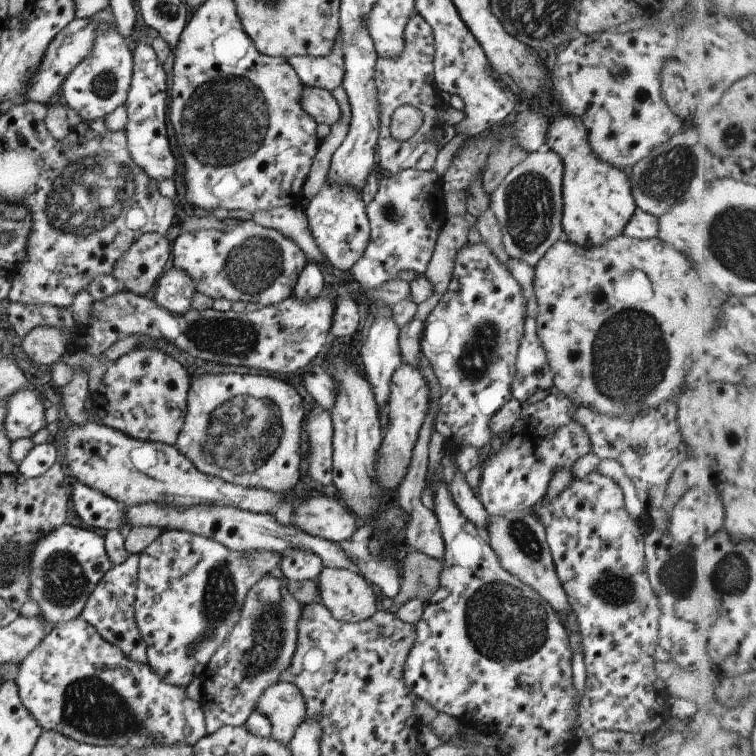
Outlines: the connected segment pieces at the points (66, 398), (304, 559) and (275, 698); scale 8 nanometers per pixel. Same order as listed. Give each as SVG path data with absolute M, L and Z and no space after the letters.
M76 368L72 380L58 388L58 394L61 396L60 407L65 410L71 422L82 424L82 426L92 418L84 410L84 402L90 393L88 384L88 372L84 368Z
M286 546L286 548L288 550L281 554L278 574L288 581L314 580L318 578L324 564L322 564L321 558L316 552L294 548L294 546Z
M287 682L273 684L258 698L256 710L270 720L272 740L282 742L290 750L290 740L306 717L306 705L300 690Z

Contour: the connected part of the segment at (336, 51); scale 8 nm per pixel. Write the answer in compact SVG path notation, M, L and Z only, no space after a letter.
M340 34L334 46L326 56L297 55L287 61L296 68L296 74L302 84L310 87L323 88L333 91L342 87L344 82L344 64L342 52L342 38Z

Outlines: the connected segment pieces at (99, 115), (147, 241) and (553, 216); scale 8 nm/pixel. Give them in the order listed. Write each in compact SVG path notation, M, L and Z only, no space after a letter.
M102 24L96 32L92 52L66 76L62 84L62 100L66 101L67 107L78 110L84 121L102 120L127 99L133 73L133 55L124 40L118 30Z
M146 232L122 252L111 275L123 282L127 292L146 296L169 267L171 252L172 245L166 235Z
M547 147L540 148L514 166L489 196L489 208L500 224L502 244L509 257L535 267L562 238L563 174L560 156Z

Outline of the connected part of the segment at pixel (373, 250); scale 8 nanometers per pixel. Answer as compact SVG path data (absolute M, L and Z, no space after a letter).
M410 169L398 171L393 175L380 175L378 192L374 196L374 200L368 206L365 206L371 230L369 241L362 258L358 259L351 270L354 280L360 282L362 288L378 288L380 284L399 278L398 274L402 270L412 270L418 275L423 275L426 272L443 225L443 216L445 215L444 195L441 176L438 176L434 170Z

